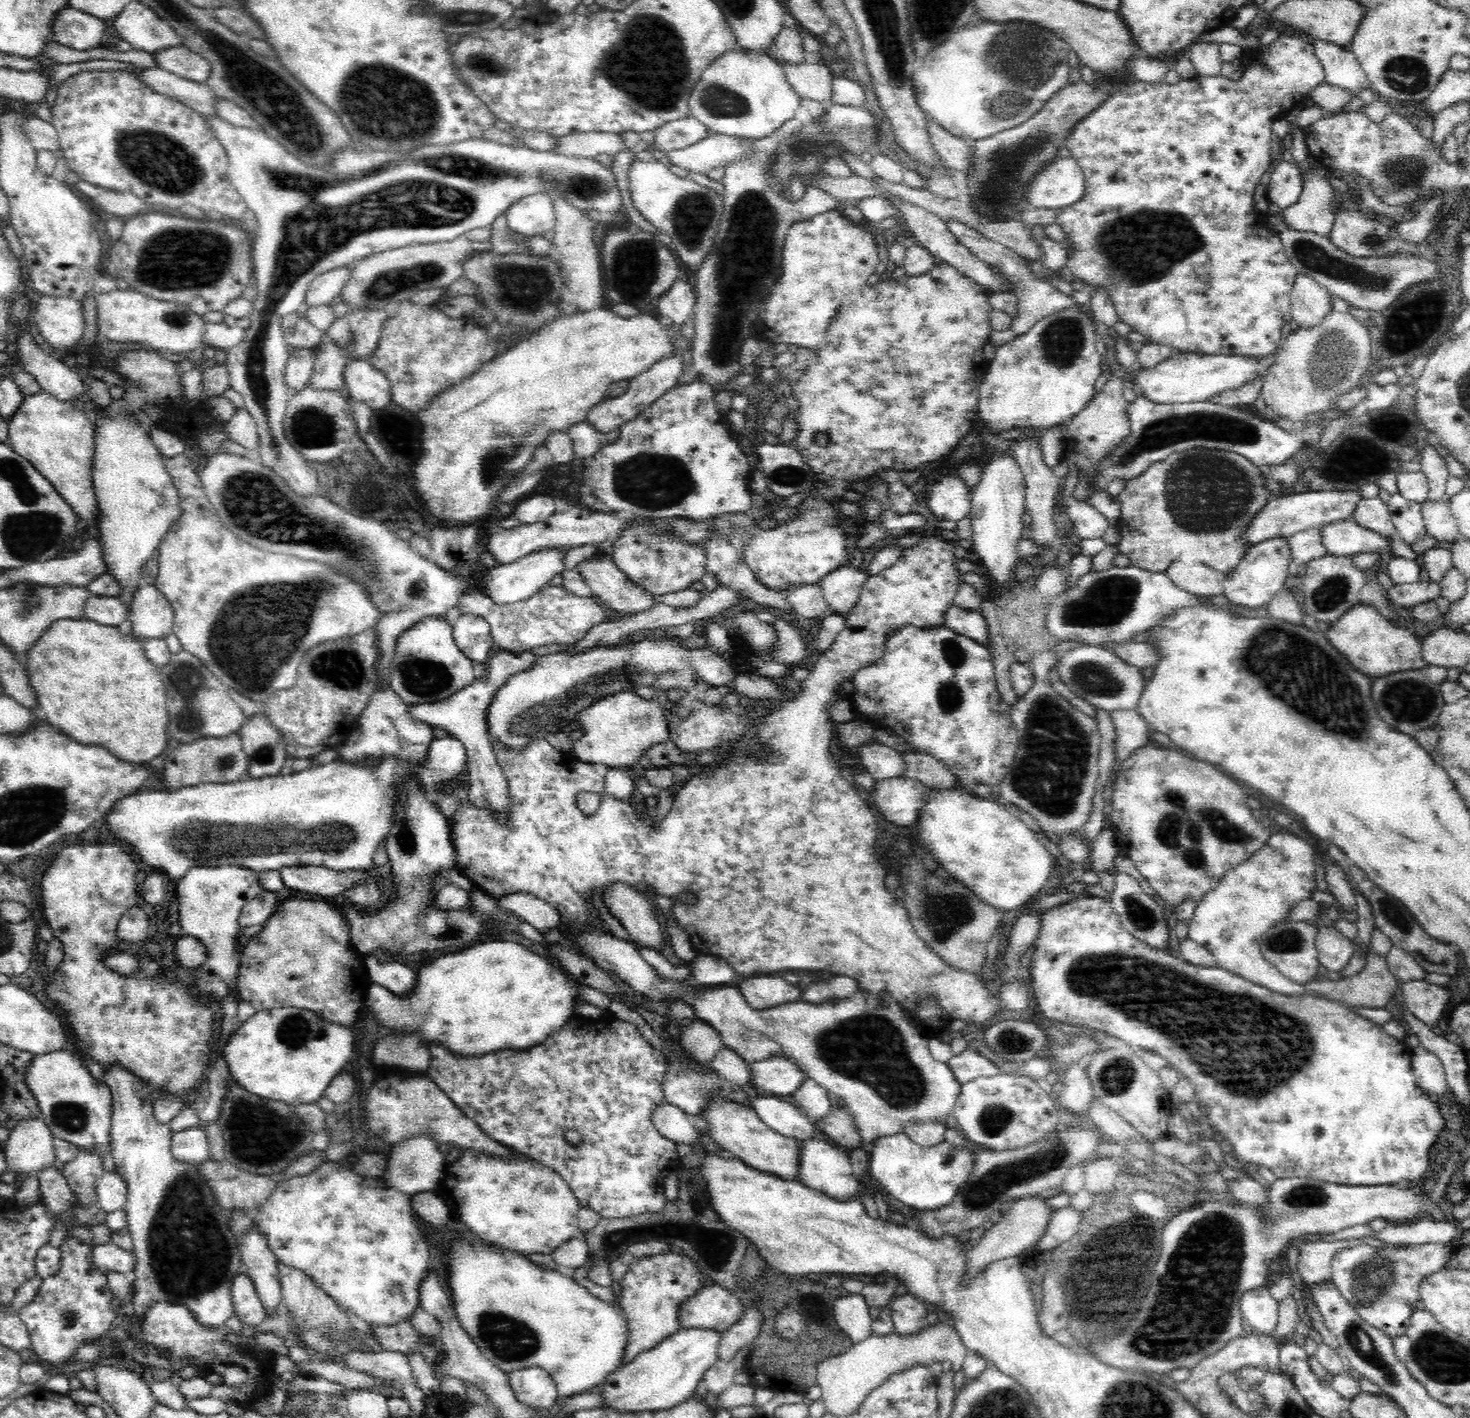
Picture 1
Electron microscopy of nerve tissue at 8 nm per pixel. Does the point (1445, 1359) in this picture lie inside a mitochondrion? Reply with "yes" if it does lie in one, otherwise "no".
yes

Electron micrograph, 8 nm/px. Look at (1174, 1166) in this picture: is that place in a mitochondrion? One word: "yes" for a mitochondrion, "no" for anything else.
no

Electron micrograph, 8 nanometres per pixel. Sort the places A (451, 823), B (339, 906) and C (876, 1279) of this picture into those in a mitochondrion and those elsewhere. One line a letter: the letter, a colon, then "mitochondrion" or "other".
A: other
B: other
C: other

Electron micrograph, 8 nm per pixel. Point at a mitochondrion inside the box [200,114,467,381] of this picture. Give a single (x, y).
(387, 285)

